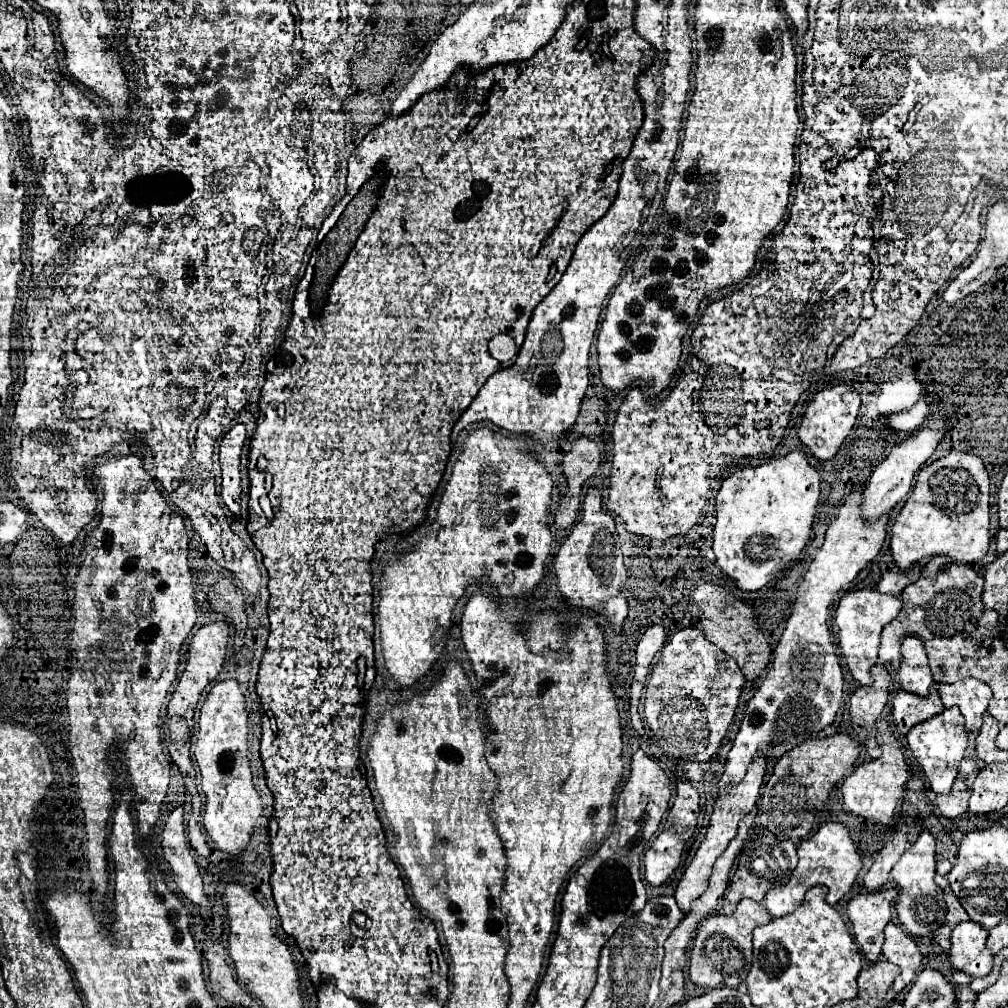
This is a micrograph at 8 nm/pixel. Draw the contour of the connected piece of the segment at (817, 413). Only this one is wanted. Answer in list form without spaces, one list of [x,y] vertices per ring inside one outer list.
[[[838,384],[832,388],[826,388],[822,392],[818,392],[814,396],[814,400],[808,404],[806,414],[802,418],[800,424],[800,440],[802,444],[812,452],[814,458],[818,460],[832,460],[840,448],[840,444],[846,440],[846,436],[850,434],[856,416],[860,410],[860,396],[856,394],[856,390],[852,386],[846,384]]]

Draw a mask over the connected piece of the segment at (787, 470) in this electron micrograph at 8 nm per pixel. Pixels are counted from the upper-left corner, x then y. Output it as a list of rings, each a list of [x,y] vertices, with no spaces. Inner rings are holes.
[[[790,452],[784,458],[766,462],[756,468],[744,468],[734,472],[724,480],[722,488],[716,496],[716,526],[714,526],[714,554],[716,564],[724,574],[728,574],[736,586],[744,592],[756,592],[770,578],[784,570],[790,562],[798,558],[802,548],[806,546],[814,522],[814,512],[820,496],[820,474],[808,464],[804,452]]]

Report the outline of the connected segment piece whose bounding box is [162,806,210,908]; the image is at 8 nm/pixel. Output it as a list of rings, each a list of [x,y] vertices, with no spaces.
[[[178,806],[170,816],[164,826],[164,840],[162,840],[162,850],[164,858],[172,868],[174,882],[178,884],[178,890],[198,904],[200,908],[210,908],[210,902],[202,890],[202,876],[198,872],[198,866],[190,854],[190,844],[186,840],[184,824],[182,824],[184,808]]]

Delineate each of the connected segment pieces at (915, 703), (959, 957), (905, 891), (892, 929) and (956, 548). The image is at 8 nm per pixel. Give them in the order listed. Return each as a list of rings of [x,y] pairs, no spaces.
[[[900,690],[894,698],[892,714],[894,714],[894,722],[900,728],[900,732],[908,734],[908,730],[912,726],[940,714],[942,710],[944,710],[944,706],[940,702],[938,690],[932,690],[932,694],[926,696],[926,698]]]
[[[960,922],[952,932],[950,962],[954,970],[962,970],[972,978],[986,976],[992,970],[994,954],[986,948],[988,930],[978,922]]]
[[[922,832],[920,838],[902,854],[898,864],[892,868],[892,878],[898,884],[898,900],[896,900],[896,912],[900,918],[900,924],[908,934],[912,936],[930,936],[936,926],[944,924],[946,916],[946,902],[942,896],[942,890],[934,882],[936,874],[936,852],[934,852],[934,838],[930,832]]]
[[[890,922],[884,932],[886,932],[886,942],[884,942],[882,954],[888,962],[902,968],[902,974],[894,982],[896,990],[900,992],[908,982],[912,982],[916,970],[920,968],[922,954],[918,950],[916,940],[912,936],[908,936],[900,926]]]
[[[952,450],[948,456],[924,466],[892,526],[890,550],[898,568],[908,570],[930,556],[950,556],[960,564],[980,562],[990,544],[988,490],[988,472],[974,454]]]

